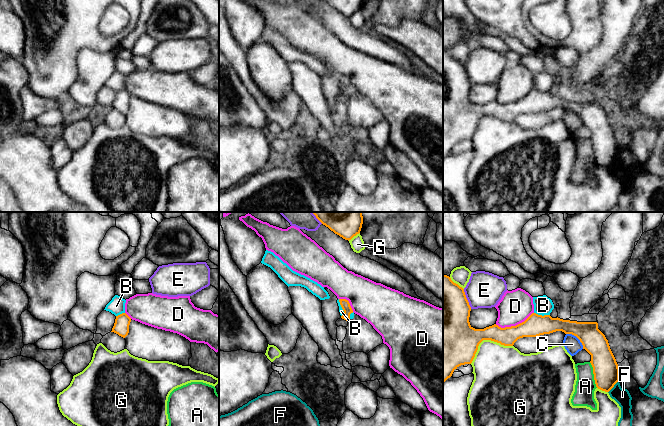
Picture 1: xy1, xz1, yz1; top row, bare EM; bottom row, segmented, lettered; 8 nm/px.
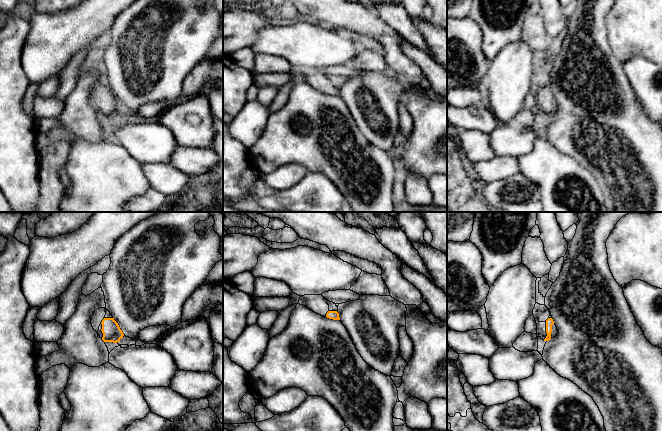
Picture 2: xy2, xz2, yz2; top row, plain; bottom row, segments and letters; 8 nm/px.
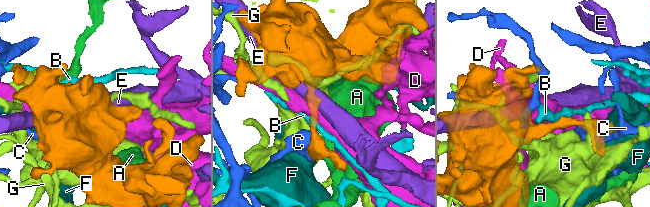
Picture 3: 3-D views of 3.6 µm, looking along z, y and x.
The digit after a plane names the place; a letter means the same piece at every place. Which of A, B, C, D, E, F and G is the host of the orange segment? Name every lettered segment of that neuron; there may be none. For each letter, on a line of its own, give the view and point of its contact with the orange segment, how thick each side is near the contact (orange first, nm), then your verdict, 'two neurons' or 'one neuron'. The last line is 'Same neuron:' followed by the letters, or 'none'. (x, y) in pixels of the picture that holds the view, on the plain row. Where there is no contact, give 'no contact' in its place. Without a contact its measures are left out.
A: contact yz1 (594, 151); calibres 200 and 160 nm; two neurons
B: contact yz1 (541, 91); calibres 180 and 150 nm; two neurons
C: contact yz1 (577, 113); calibres 190 and 140 nm; two neurons
D: contact yz1 (514, 102); calibres 180 and 260 nm; two neurons
E: contact yz1 (466, 75); calibres 420 and 280 nm; two neurons
F: contact yz1 (613, 162); calibres 200 and 130 nm; two neurons
G: contact yz1 (486, 115); calibres 360 and 380 nm; two neurons
Same neuron: none

